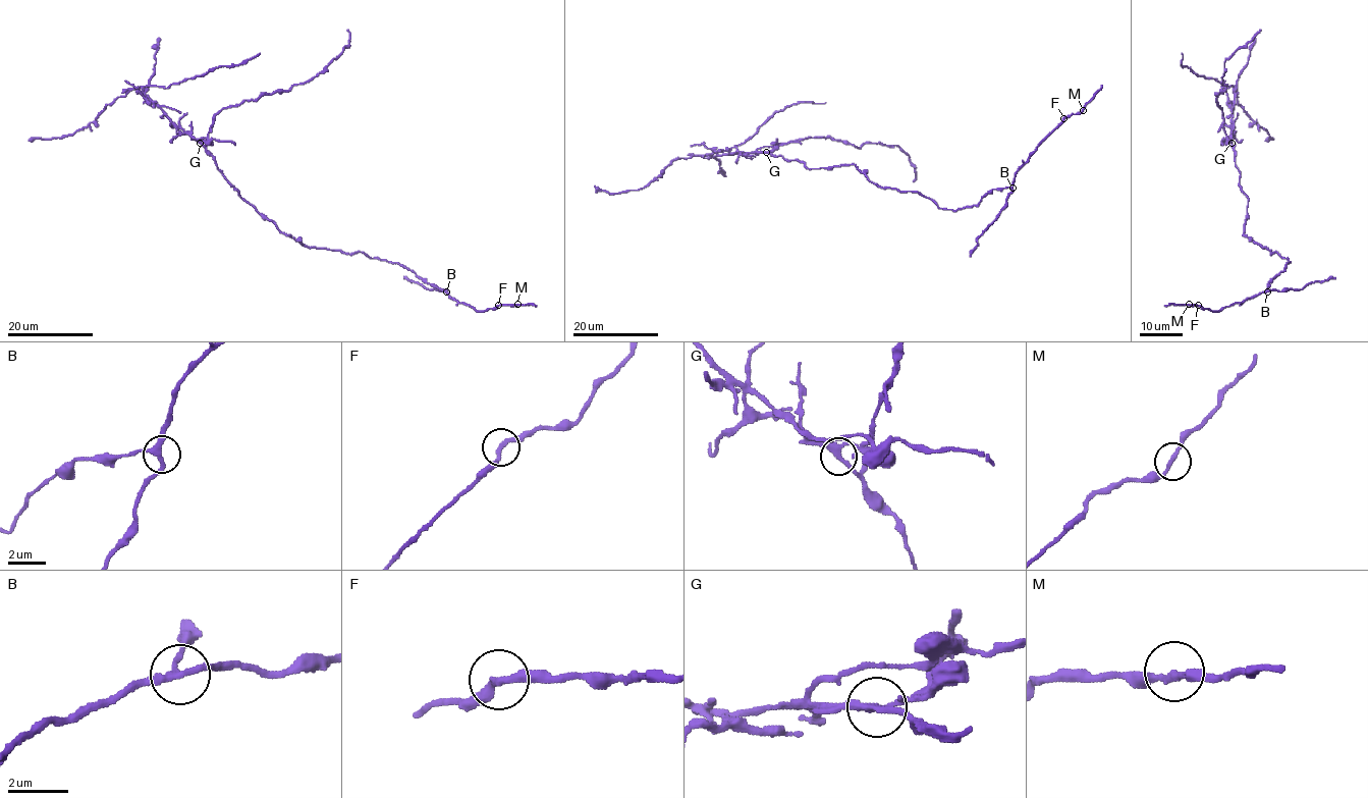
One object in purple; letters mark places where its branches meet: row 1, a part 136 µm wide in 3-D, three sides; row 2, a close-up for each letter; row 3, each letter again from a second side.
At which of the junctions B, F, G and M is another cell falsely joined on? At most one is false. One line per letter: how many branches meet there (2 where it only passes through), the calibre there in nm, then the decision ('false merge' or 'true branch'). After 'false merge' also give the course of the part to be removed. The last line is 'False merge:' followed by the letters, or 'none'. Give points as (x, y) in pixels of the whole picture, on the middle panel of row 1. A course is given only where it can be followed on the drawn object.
B: 3 branches meet; 240 nm thick; true branch
F: 2 branches meet; 240 nm thick; true branch
G: 3 branches meet; 220 nm thick; false merge; foreign part runs (765, 153), (776, 144), (807, 138), (833, 138), (860, 148), (865, 143), (896, 145), (915, 168), (913, 181)
M: 2 branches meet; 200 nm thick; true branch
False merge: G

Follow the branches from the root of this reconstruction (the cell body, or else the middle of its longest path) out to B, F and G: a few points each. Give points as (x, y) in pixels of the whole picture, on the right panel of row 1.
B: (1244, 230), (1245, 235), (1271, 254), (1276, 252), (1290, 261), (1268, 282), (1267, 291)
F: (1244, 230), (1245, 235), (1271, 254), (1276, 252), (1290, 261), (1268, 282), (1264, 293), (1220, 311), (1198, 305)
G: (1244, 230), (1248, 199), (1240, 184), (1241, 171), (1235, 164), (1232, 143)

